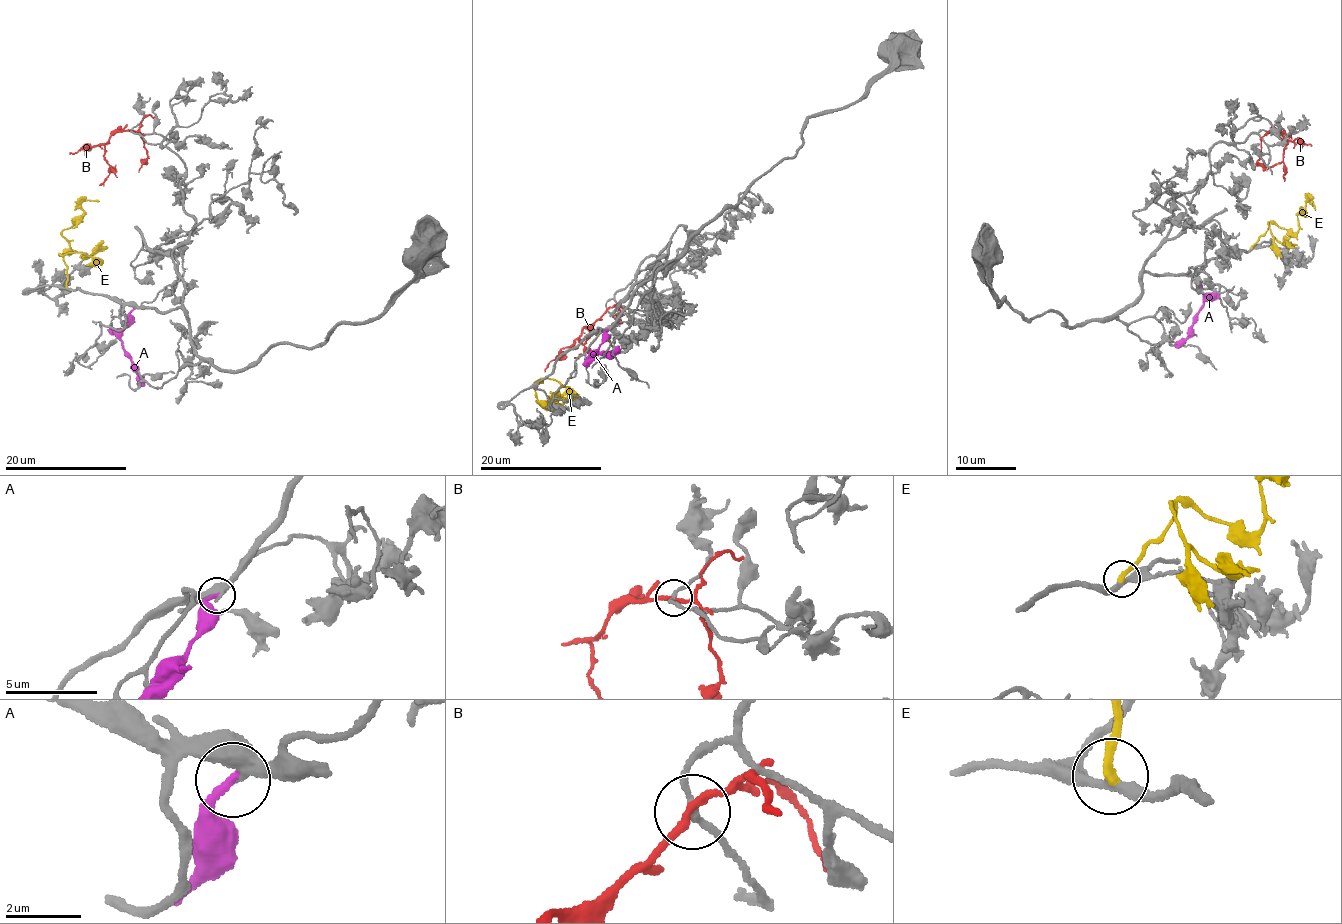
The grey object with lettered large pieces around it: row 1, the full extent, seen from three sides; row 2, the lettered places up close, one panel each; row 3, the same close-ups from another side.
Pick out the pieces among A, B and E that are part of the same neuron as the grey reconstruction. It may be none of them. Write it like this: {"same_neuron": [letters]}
{"same_neuron": ["E"]}

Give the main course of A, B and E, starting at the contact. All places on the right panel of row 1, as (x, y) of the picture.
A: (1198, 276), (1199, 291), (1204, 295), (1202, 306), (1192, 330), (1175, 347)
B: (1269, 132), (1281, 133), (1280, 139), (1286, 142), (1283, 157), (1286, 174), (1283, 178)
E: (1251, 247), (1271, 223), (1296, 231), (1298, 214), (1306, 216), (1306, 204), (1310, 200), (1315, 209)

